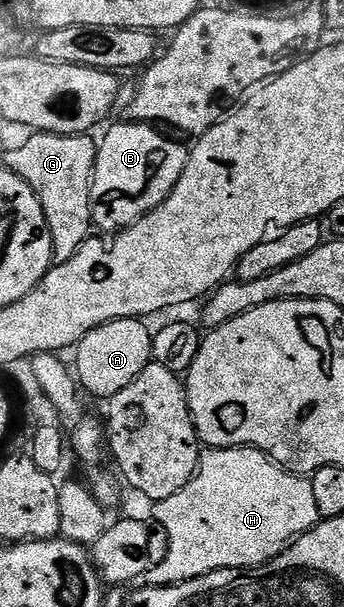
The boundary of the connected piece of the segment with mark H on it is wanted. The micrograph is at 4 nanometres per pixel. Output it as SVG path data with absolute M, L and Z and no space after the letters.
M253 446L204 449L199 456L199 469L191 477L189 484L185 484L185 488L181 488L181 492L154 503L153 509L155 509L155 518L159 521L160 528L167 533L167 555L164 556L163 562L156 561L151 569L147 571L145 582L148 586L175 586L179 582L188 582L194 578L205 576L209 572L217 572L218 570L248 570L251 566L260 566L269 560L273 560L302 534L314 530L321 521L317 512L317 500L313 496L313 484L310 477L294 474L292 470L283 469L272 458L268 458L267 455L262 454Z

